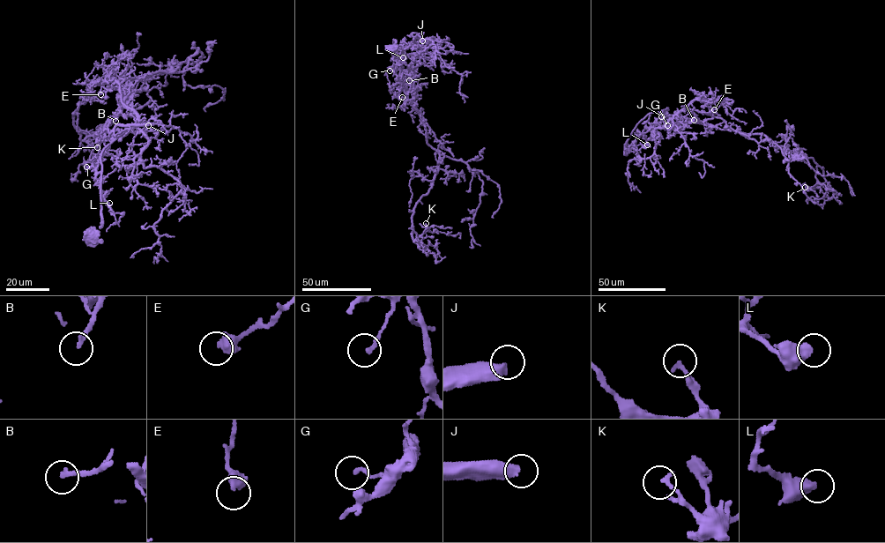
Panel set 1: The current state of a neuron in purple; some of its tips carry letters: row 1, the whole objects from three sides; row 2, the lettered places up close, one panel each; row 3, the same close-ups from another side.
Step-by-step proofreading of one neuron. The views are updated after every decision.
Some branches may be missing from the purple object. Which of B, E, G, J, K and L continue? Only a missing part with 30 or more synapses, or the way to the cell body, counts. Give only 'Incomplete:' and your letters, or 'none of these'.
Incomplete: B, J

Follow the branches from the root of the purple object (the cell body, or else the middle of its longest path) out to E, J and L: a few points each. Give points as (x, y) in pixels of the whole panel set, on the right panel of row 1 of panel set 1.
E: (628, 146), (626, 140), (635, 124), (650, 114), (665, 111), (669, 117), (703, 98), (719, 102), (714, 109)
J: (628, 146), (626, 140), (637, 122), (650, 114), (661, 114), (667, 109), (663, 110), (661, 116)
L: (628, 146), (626, 140), (637, 122), (650, 114), (665, 111), (663, 121), (643, 131), (647, 145)

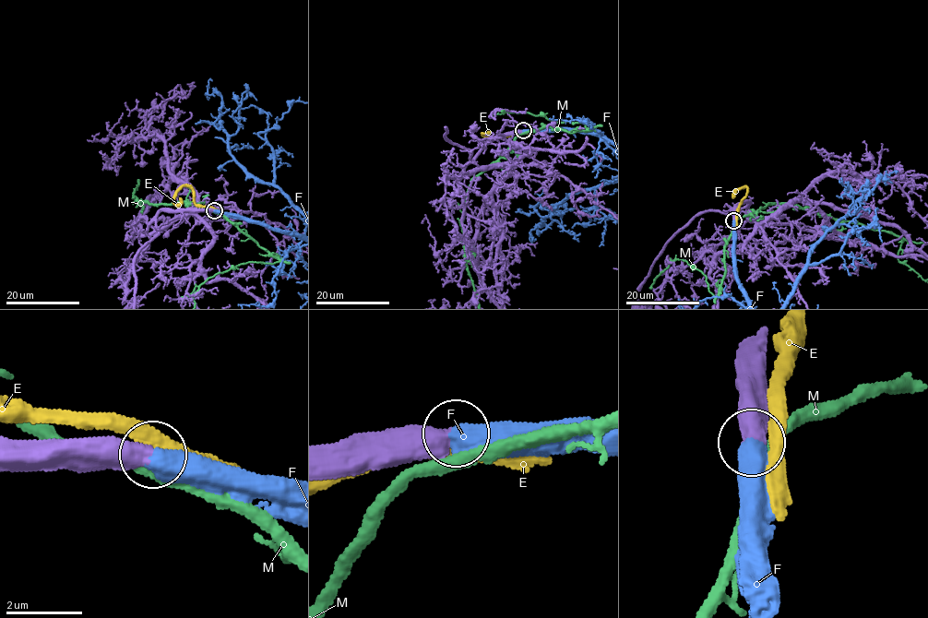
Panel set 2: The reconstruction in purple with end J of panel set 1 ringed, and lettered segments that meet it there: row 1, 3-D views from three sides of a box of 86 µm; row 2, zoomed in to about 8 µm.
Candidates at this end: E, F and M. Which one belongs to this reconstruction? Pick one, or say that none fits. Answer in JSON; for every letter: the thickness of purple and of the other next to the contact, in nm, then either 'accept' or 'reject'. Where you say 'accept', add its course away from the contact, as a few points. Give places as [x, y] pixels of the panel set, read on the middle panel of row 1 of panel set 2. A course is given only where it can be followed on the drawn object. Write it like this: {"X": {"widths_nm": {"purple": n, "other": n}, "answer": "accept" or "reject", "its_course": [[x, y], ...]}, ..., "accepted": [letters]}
{"E": {"widths_nm": {"purple": 600, "other": 340}, "answer": "reject"}, "F": {"widths_nm": {"purple": 550, "other": 600}, "answer": "accept"}, "M": {"widths_nm": {"purple": 700, "other": 320}, "answer": "reject"}, "accepted": ["F"]}

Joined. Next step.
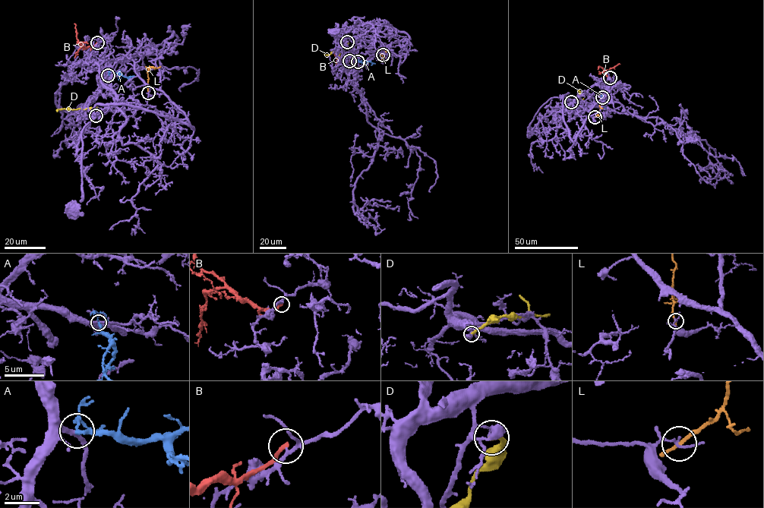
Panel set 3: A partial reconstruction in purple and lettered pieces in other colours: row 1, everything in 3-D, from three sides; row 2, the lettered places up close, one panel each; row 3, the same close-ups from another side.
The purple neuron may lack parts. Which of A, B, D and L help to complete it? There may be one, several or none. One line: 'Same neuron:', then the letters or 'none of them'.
Same neuron: A

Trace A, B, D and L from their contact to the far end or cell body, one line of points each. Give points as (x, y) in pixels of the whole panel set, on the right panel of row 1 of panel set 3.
A: (602, 97), (603, 104), (606, 106)
B: (610, 77), (604, 73), (619, 63)
D: (570, 102), (579, 99), (578, 94), (580, 93), (577, 90)
L: (595, 117), (600, 105), (602, 108)

